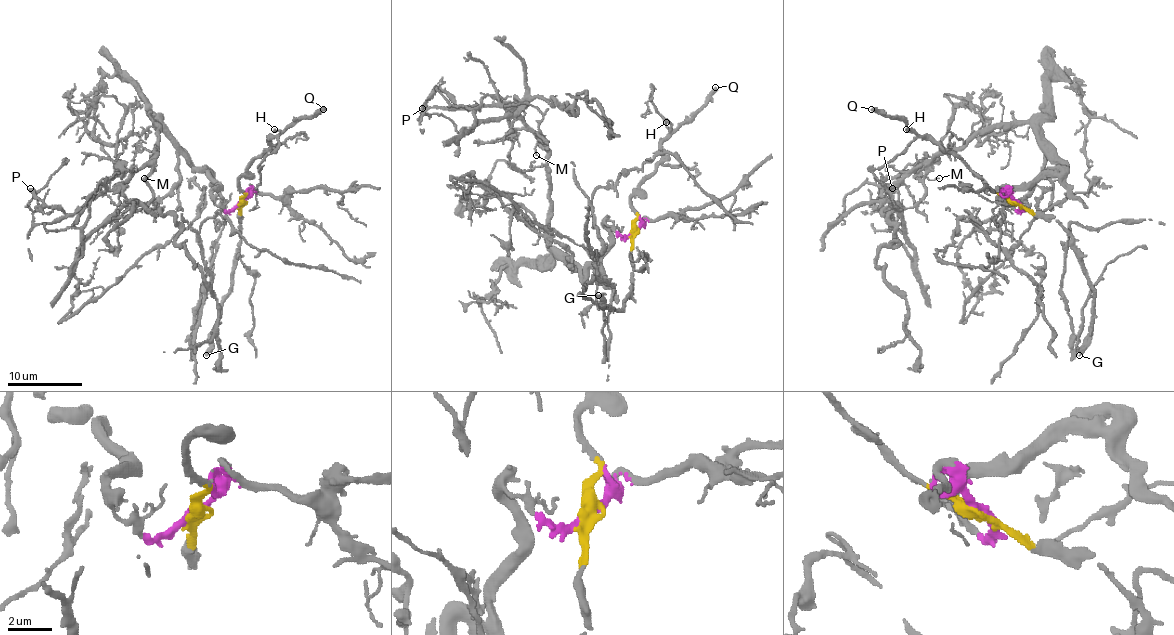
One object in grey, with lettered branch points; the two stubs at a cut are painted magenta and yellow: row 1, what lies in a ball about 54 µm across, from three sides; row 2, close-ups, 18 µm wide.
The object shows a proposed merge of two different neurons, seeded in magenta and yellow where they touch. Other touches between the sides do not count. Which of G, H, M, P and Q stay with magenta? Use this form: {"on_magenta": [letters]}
{"on_magenta": ["M", "P"]}

